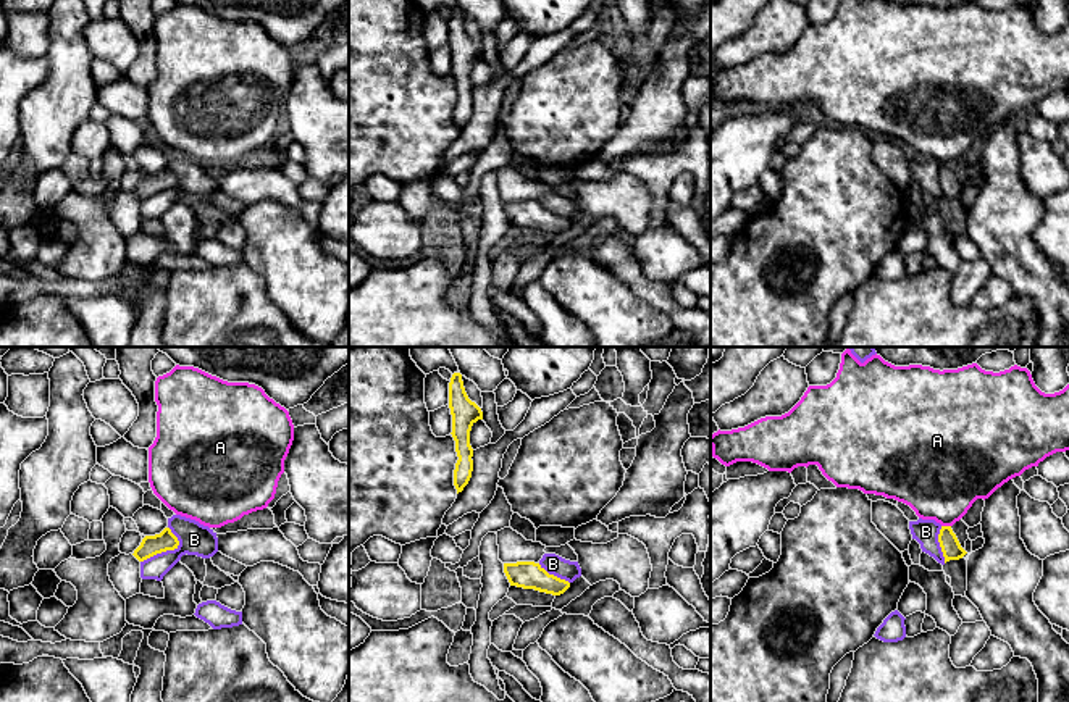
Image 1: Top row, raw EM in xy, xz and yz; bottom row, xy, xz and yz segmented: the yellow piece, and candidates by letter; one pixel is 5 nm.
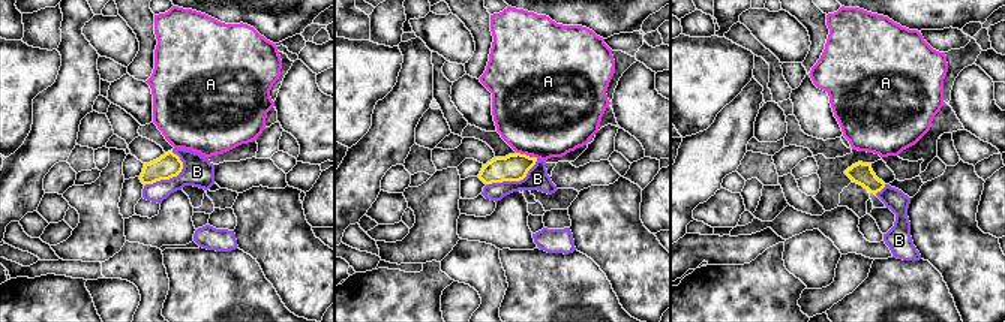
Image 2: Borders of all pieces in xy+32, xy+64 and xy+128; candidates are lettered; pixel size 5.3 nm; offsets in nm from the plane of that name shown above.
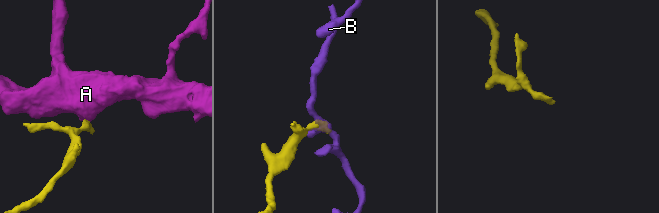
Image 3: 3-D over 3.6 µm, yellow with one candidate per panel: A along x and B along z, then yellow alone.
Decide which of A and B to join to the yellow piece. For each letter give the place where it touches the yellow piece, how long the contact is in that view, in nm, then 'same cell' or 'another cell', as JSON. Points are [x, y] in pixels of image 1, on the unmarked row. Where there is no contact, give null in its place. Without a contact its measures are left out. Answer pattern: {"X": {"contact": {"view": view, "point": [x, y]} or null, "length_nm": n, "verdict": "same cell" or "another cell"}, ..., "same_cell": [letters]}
{"A": {"contact": {"view": "yz", "point": [947, 165]}, "length_nm": 50, "verdict": "another cell"}, "B": {"contact": {"view": "xy", "point": [168, 188]}, "length_nm": 240, "verdict": "another cell"}, "same_cell": []}

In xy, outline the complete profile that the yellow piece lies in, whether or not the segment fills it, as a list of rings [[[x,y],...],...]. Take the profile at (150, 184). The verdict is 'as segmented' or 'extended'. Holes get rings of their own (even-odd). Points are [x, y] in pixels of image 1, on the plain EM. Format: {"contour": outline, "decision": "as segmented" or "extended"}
{"contour": [[[165,166],[160,173],[145,174],[132,194],[139,200],[144,200],[157,192],[174,189],[178,187],[178,184],[179,184],[178,176],[171,171],[170,166]]], "decision": "as segmented"}

